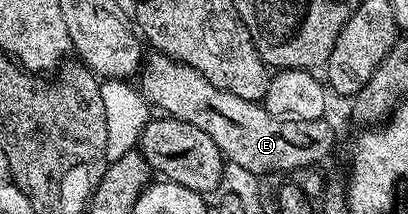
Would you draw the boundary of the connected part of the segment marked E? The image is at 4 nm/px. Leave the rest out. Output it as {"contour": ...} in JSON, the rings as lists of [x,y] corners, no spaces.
{"contour":[[[152,53],[149,54],[149,56],[149,59],[147,56],[147,58],[143,60],[142,66],[138,71],[138,80],[140,79],[140,83],[138,82],[138,90],[140,94],[144,96],[145,100],[147,100],[153,108],[161,107],[161,109],[164,110],[161,112],[163,112],[165,116],[173,119],[181,119],[190,125],[198,125],[198,129],[202,129],[202,133],[209,135],[209,137],[211,137],[214,141],[214,145],[218,145],[218,149],[223,153],[227,162],[233,163],[234,165],[242,165],[242,169],[250,169],[250,173],[254,173],[257,177],[263,177],[273,173],[290,173],[298,171],[298,168],[300,167],[306,167],[322,160],[331,149],[334,141],[334,131],[328,123],[329,120],[327,118],[307,120],[274,118],[274,116],[271,115],[259,102],[251,99],[243,99],[242,97],[234,97],[234,93],[226,93],[222,89],[218,89],[214,85],[210,85],[210,81],[206,81],[206,77],[202,77],[202,75],[194,70],[194,68],[190,65],[180,63],[177,59],[172,59],[168,55],[161,55],[159,53]]]}

